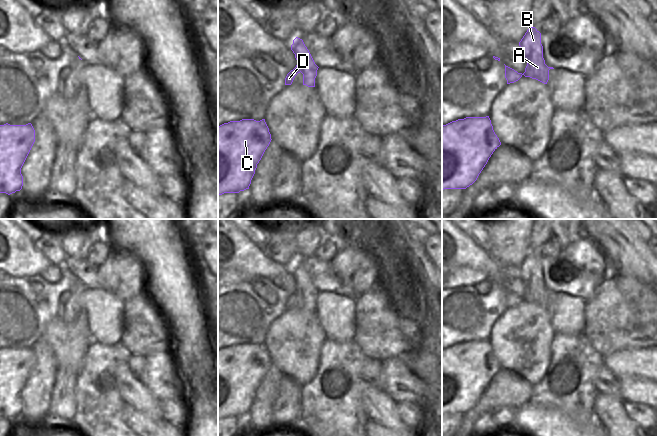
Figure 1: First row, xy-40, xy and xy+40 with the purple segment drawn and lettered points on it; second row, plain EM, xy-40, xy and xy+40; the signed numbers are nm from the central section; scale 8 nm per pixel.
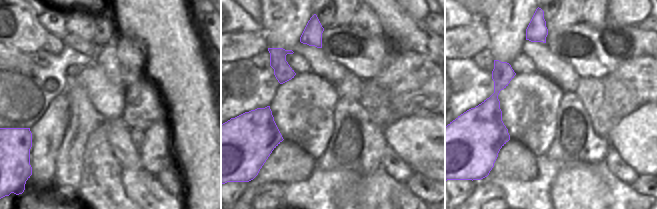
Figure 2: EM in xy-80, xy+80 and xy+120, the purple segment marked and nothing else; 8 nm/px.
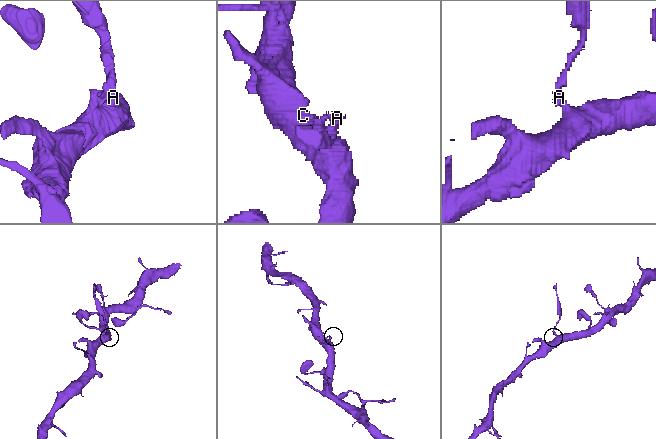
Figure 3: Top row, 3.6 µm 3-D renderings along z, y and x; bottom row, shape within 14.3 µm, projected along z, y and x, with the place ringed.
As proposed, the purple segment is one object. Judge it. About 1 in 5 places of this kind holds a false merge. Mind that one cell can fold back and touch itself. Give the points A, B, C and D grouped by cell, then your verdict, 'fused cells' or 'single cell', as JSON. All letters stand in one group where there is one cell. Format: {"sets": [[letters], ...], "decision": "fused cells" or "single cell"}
{"sets": [["A", "B"], ["C", "D"]], "decision": "fused cells"}

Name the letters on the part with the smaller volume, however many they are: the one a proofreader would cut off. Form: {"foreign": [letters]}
{"foreign": ["A", "B"]}

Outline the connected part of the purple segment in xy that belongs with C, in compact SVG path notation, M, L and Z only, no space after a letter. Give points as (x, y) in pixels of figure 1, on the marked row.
M242 119L218 126L218 195L249 189L257 164L271 140L265 119Z

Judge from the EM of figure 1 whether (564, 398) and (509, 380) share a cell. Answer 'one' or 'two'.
two

